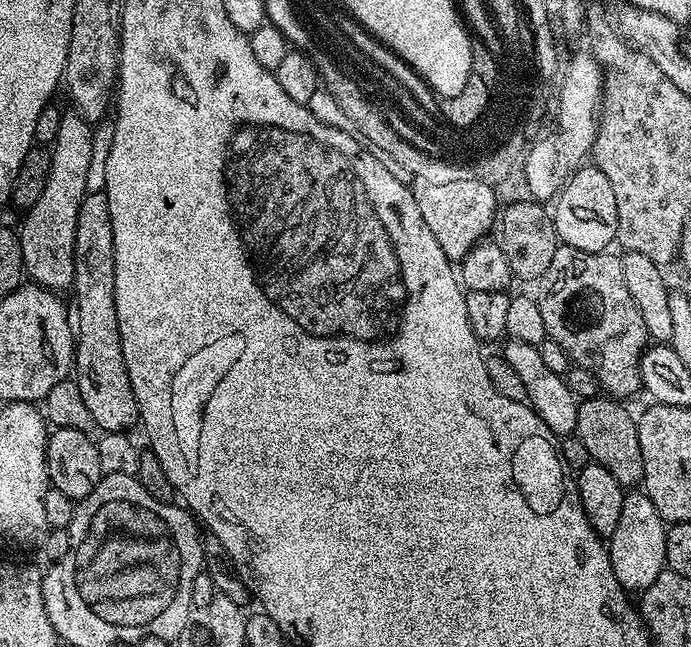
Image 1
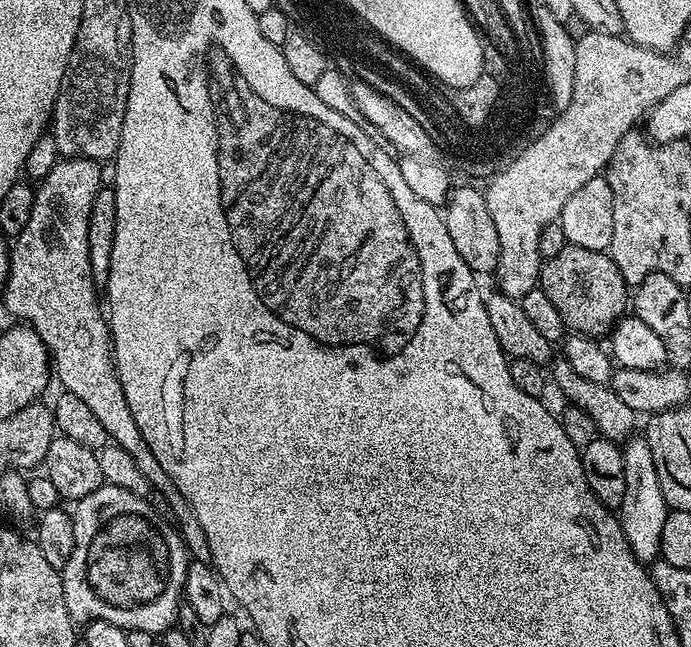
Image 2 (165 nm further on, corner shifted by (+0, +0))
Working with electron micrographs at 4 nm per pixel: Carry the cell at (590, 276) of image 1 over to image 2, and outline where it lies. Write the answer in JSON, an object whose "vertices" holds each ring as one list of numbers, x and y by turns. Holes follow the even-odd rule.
{"vertices":[[567,243,562,250,553,257,545,259,540,265,540,283,538,285,554,302,558,314,562,314,562,322,565,329,582,336,604,338,611,333,612,325,625,315,630,304,630,285,622,278,618,266,613,262,608,252,598,250,586,250,582,246,574,246]]}

